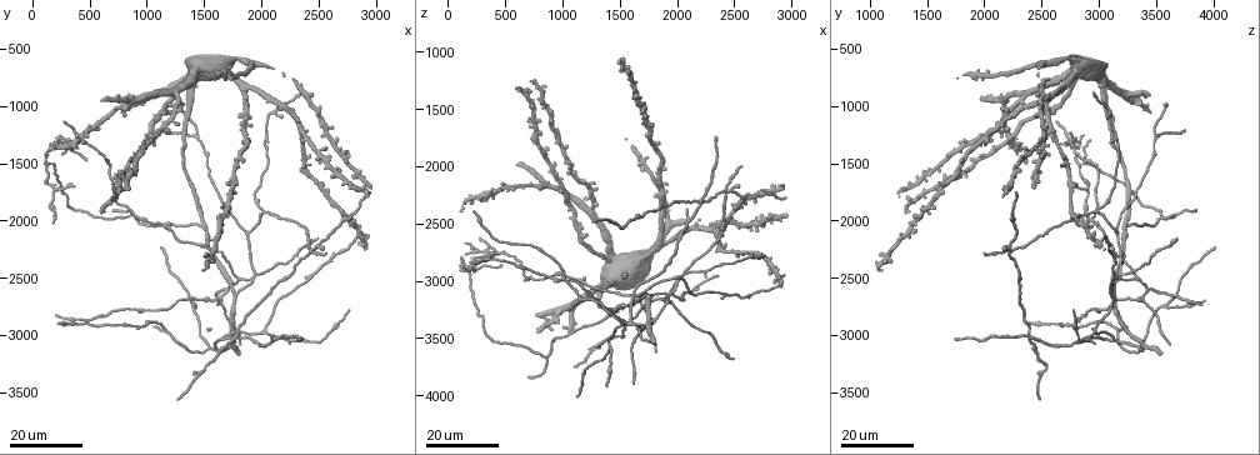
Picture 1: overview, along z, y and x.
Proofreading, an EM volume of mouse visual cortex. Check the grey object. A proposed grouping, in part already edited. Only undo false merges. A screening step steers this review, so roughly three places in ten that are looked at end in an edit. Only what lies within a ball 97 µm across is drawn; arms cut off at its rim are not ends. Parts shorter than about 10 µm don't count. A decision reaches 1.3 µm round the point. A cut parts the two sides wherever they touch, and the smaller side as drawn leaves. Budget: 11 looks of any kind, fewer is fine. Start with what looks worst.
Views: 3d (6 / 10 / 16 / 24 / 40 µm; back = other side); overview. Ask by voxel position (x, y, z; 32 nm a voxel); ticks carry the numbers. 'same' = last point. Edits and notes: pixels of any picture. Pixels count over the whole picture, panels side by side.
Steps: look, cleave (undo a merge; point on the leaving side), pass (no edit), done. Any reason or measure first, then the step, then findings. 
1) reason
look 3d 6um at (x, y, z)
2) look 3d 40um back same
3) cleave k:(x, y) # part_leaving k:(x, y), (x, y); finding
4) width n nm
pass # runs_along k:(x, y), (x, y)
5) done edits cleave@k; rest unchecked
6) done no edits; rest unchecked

four-way junction
look 3d 24um at (1900, 2520, 3160)

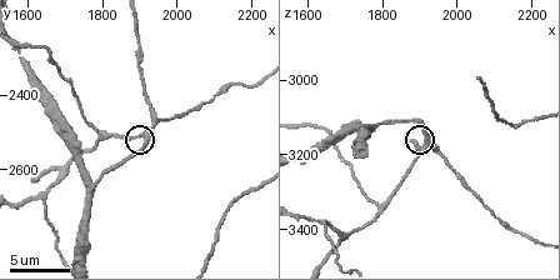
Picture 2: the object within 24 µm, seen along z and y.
zoom in
look 3d 10um at (1920, 2500, 3170)

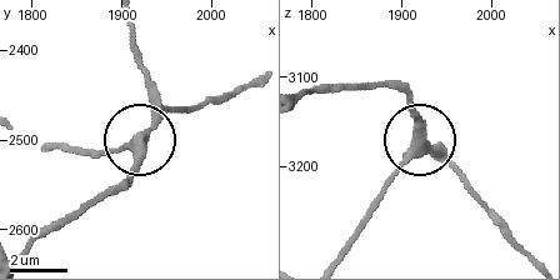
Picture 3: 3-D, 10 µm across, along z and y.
width 350 nm
pass # runs_along 3:(21, 254), (114, 191), (131, 170), (136, 141), (88, 153); all the same neuron

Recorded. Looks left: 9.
four or more arms meet
look 3d 16um at (2440, 2260, 2220)

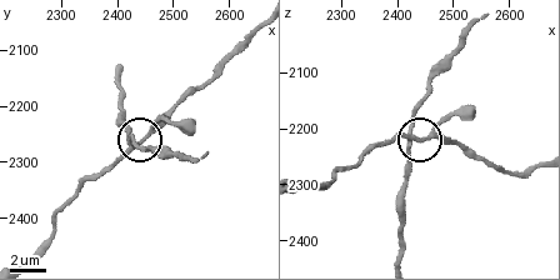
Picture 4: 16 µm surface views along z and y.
look 3d 10um same

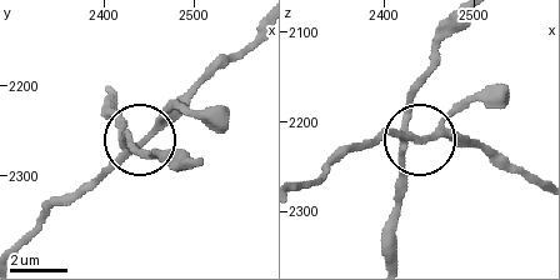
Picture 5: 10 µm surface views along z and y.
cleave 5:(159, 121) # part_leaving 5:(406, 134), (365, 139), (320, 180), (301, 186); two neurons meet here

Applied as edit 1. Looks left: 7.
side arm on a straight run
look 3d 24um at (2000, 1920, 2980)

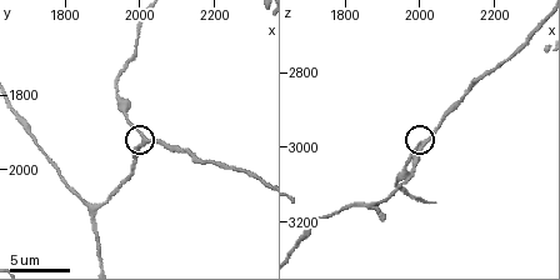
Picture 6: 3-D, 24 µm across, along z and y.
zoom in
look 3d 6um at (2010, 1910, 2980)

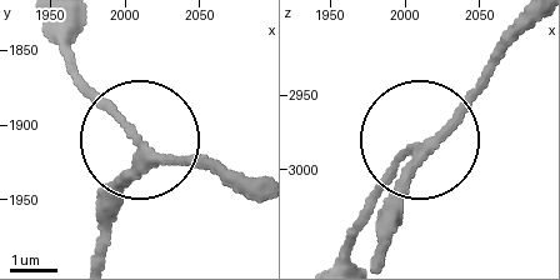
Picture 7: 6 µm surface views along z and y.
pass # one neuron here

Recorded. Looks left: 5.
three-way junction
look 3d 24um at (1540, 3120, 3380)

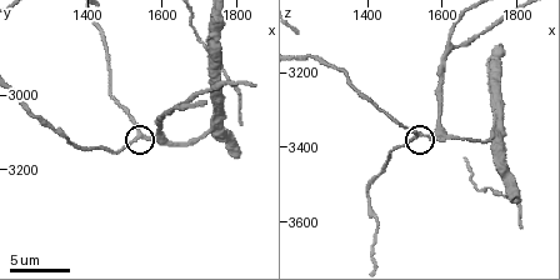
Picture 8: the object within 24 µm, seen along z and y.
look 3d 10um at (1530, 3110, 3360)

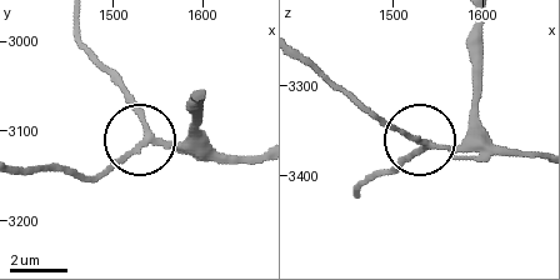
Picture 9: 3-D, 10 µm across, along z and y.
pass # runs_along 9:(256, 154), (191, 154), (149, 144), (139, 111), (100, 70); one neuron here

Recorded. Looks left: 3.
side arm on a straight run
look 3d 16um at (1680, 2600, 3440)

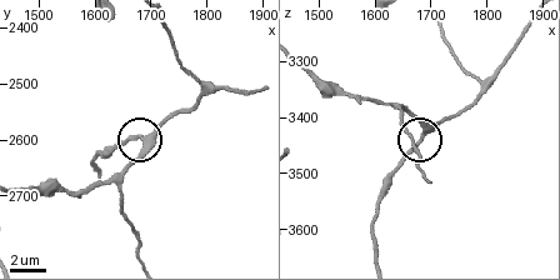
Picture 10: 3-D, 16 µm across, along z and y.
other side
look 3d 16um back at (1680, 2595, 3440)

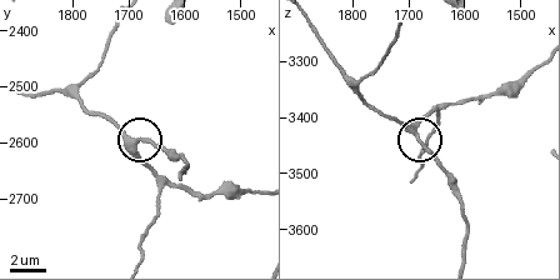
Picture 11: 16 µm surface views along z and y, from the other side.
pass # runs_along 11:(21, 91), (70, 94), (133, 138), (171, 150); one neuron here

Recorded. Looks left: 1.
done edits cleave@5; rest unchecked

